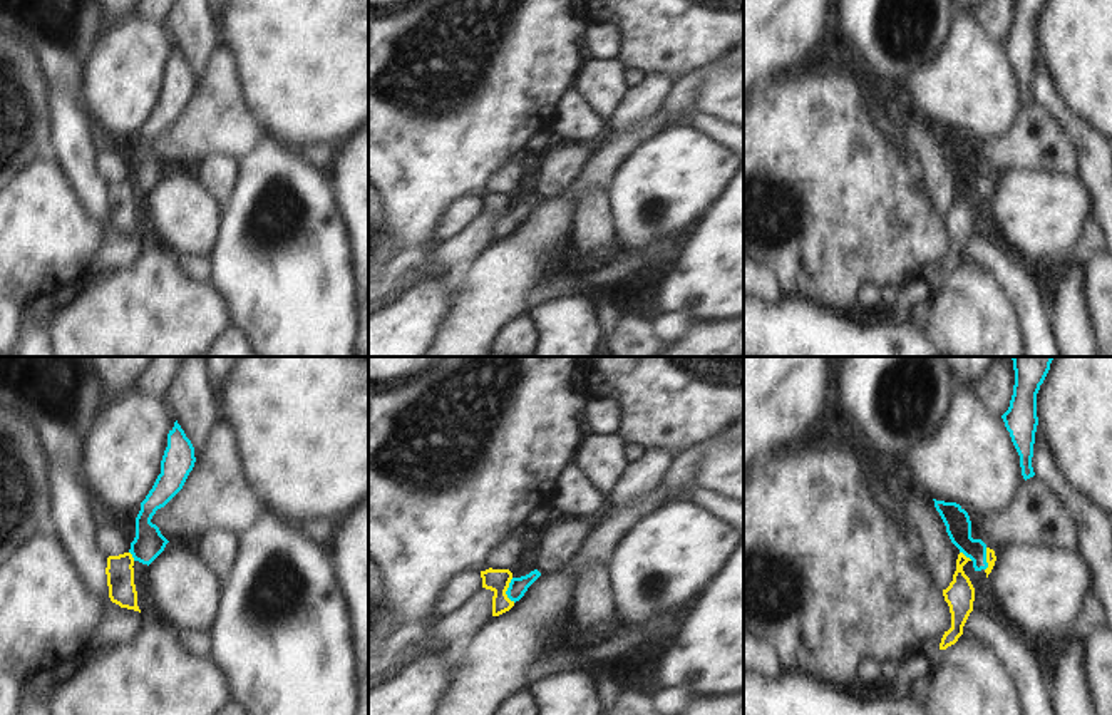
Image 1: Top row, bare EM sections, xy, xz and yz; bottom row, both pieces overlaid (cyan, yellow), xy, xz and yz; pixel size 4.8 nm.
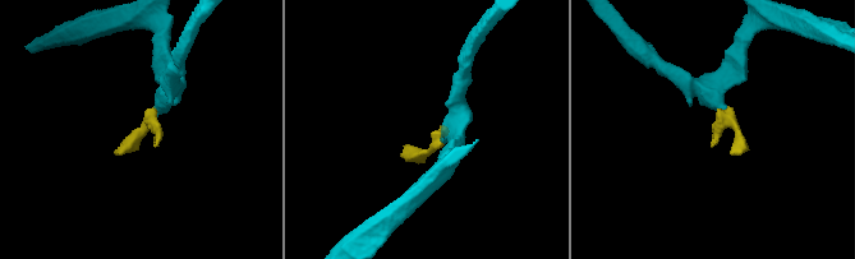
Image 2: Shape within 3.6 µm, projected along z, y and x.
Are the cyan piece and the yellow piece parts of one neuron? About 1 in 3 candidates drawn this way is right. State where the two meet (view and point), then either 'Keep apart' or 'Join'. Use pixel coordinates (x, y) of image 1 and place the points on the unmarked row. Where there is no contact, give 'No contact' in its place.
Touches cyan at xz (508, 215). Join

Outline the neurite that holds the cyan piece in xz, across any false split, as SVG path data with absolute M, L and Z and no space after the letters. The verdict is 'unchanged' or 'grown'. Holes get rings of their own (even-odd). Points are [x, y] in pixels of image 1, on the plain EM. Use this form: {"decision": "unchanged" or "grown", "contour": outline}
{"decision": "grown", "contour": "M489 193L486 196L481 196L482 213L494 218L492 241L499 241L509 236L539 201L541 198L538 194L521 203L514 203L509 194Z"}

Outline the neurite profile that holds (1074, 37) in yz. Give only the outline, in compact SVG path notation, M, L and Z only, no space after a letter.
M1047 0L1037 42L1055 90L1112 141L1112 0Z

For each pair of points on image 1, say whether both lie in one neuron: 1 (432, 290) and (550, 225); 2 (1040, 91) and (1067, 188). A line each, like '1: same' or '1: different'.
1: different
2: different

